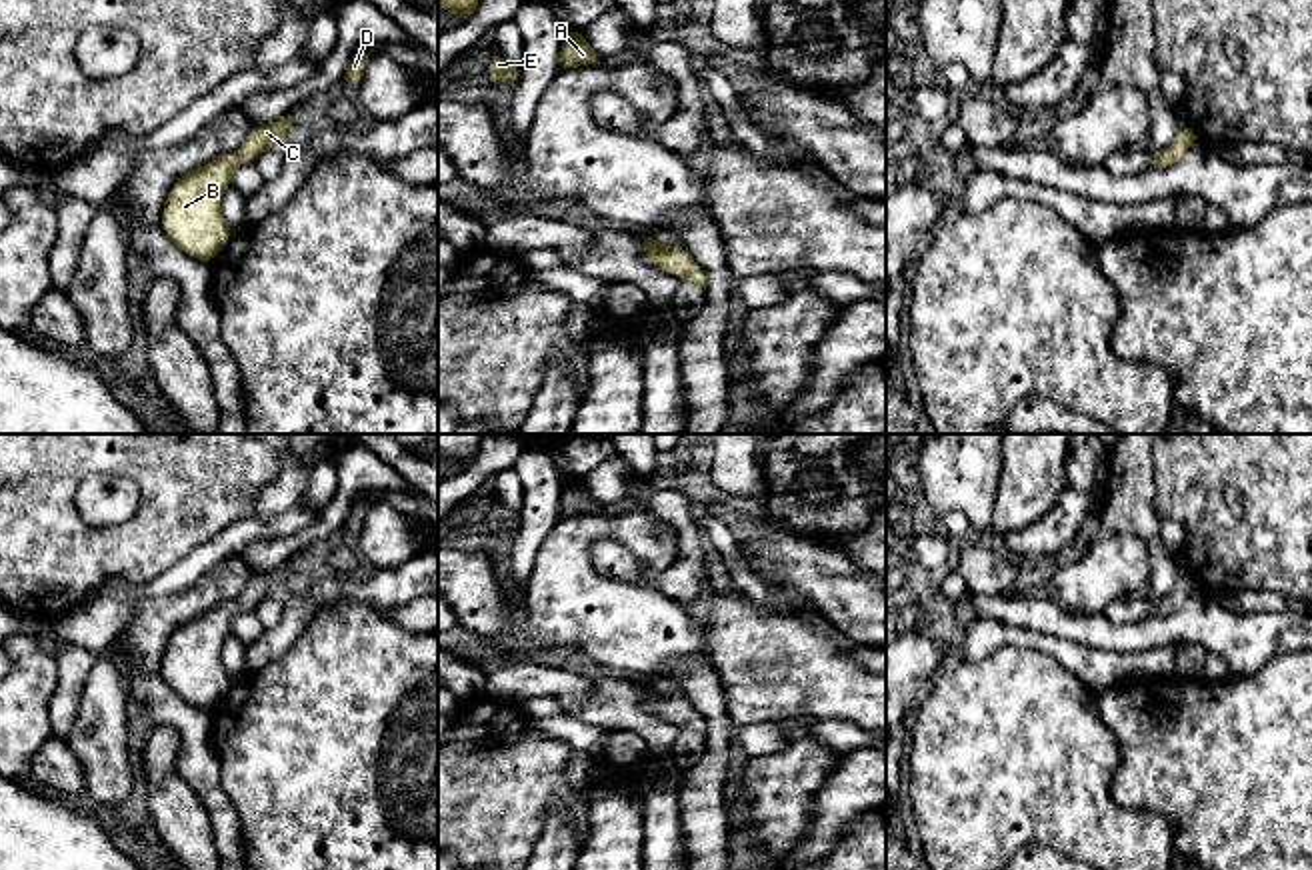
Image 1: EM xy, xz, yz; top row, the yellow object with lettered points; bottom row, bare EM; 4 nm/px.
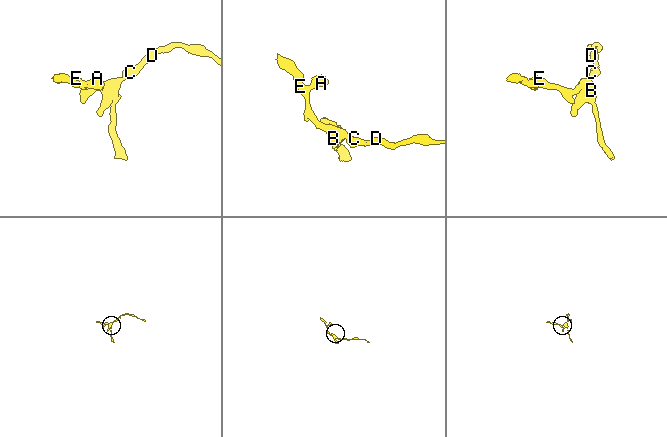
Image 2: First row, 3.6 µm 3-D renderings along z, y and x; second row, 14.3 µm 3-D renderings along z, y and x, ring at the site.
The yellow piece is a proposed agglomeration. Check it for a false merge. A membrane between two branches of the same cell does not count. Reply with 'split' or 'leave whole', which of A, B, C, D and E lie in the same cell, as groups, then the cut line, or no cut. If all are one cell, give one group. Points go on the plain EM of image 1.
leave whole; groups A B C D E; cut none

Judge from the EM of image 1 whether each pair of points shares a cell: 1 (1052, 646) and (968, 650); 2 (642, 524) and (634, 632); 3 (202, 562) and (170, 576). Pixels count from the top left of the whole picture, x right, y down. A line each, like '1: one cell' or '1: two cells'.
1: one cell
2: one cell
3: one cell

